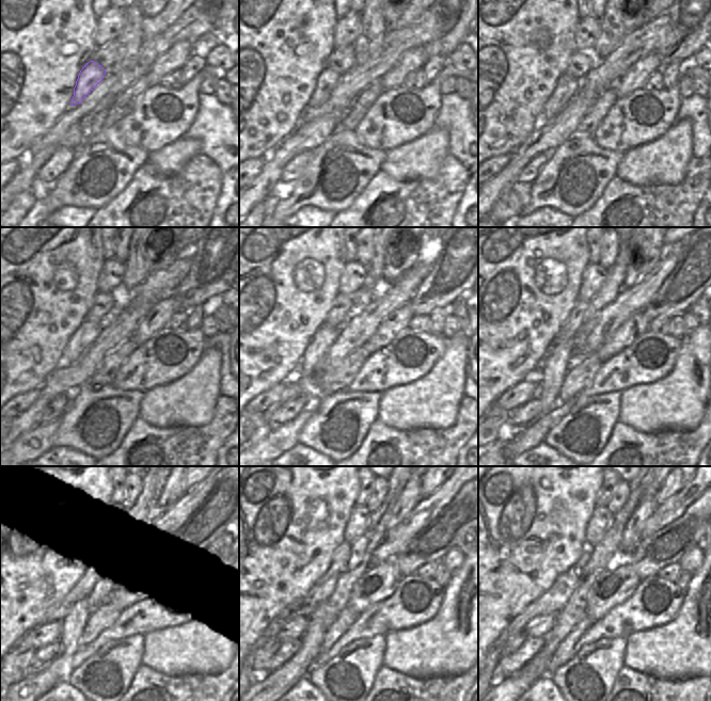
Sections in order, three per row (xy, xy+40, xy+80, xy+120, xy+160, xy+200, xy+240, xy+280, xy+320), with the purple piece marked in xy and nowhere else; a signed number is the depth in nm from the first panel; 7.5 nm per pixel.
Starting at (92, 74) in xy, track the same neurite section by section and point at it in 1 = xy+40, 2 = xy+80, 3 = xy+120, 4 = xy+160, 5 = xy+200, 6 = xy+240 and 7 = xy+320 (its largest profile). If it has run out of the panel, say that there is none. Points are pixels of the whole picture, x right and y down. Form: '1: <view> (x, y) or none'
1: xy+40 (328, 79)
2: xy+80 (567, 86)
3: xy+120 (88, 331)
4: xy+160 (324, 338)
5: xy+200 (559, 357)
6: xy+240 (35, 683)
7: xy+320 (518, 683)

